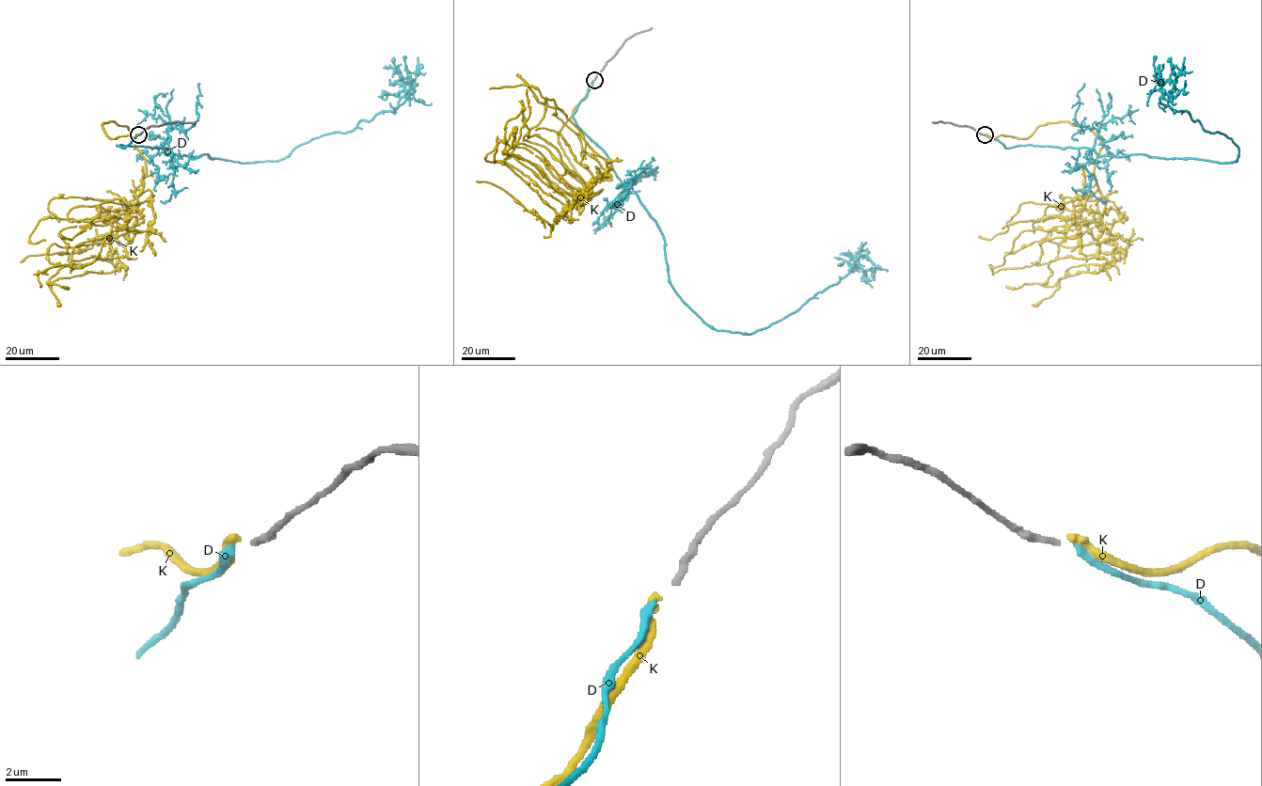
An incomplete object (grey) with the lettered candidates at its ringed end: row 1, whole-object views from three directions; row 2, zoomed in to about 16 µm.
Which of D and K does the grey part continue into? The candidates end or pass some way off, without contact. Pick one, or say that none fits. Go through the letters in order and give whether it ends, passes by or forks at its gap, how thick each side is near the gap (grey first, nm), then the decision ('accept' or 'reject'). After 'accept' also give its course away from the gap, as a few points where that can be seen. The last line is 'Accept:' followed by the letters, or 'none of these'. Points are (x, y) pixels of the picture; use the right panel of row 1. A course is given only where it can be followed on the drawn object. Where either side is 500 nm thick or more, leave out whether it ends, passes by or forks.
D: it ends there; 220 nm thick on the grey side, 300 nm on the other; accept; it runs (985, 135), (1006, 148), (1238, 160), (1238, 148), (1225, 134), (1206, 132), (1188, 112), (1159, 101), (1159, 67)
K: it ends there; 220 nm thick on the grey side, 320 nm on the other; reject
Accept: D

